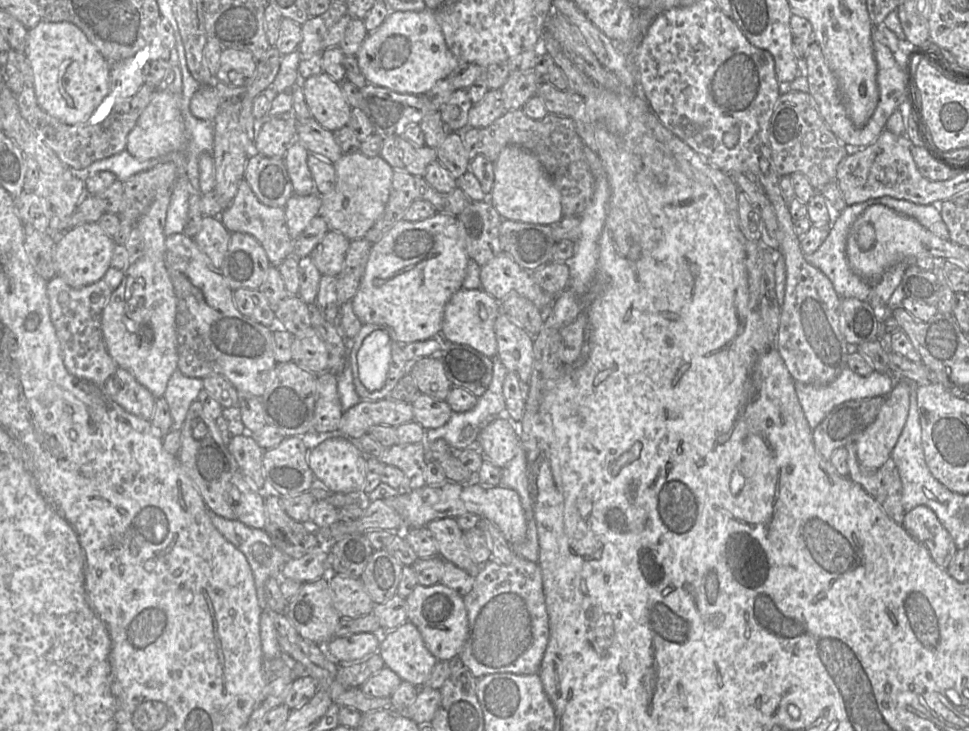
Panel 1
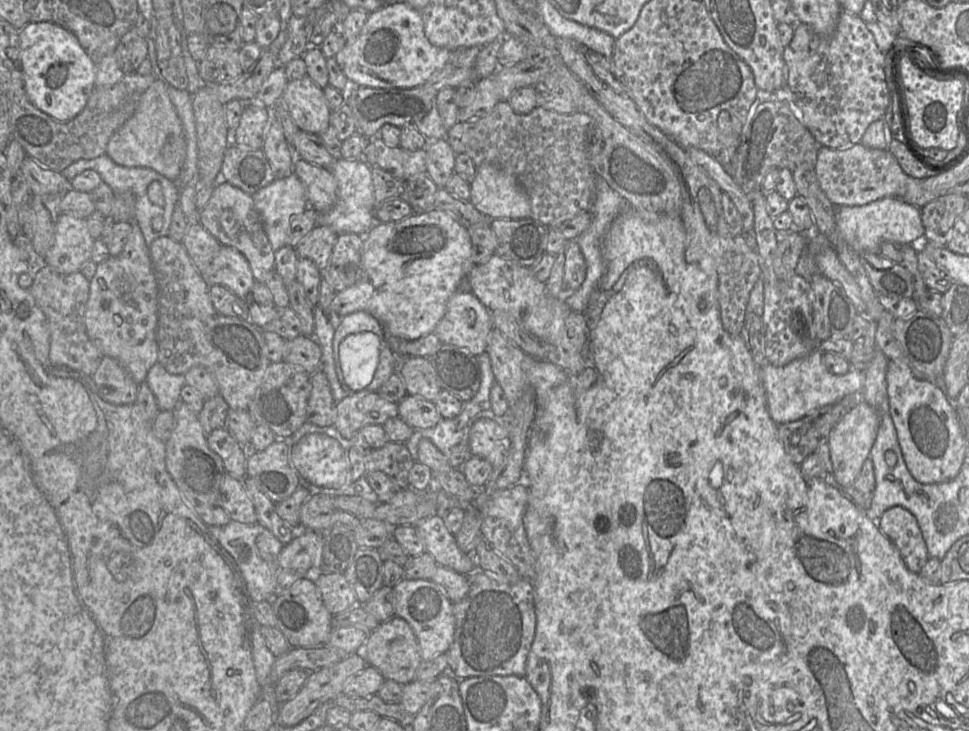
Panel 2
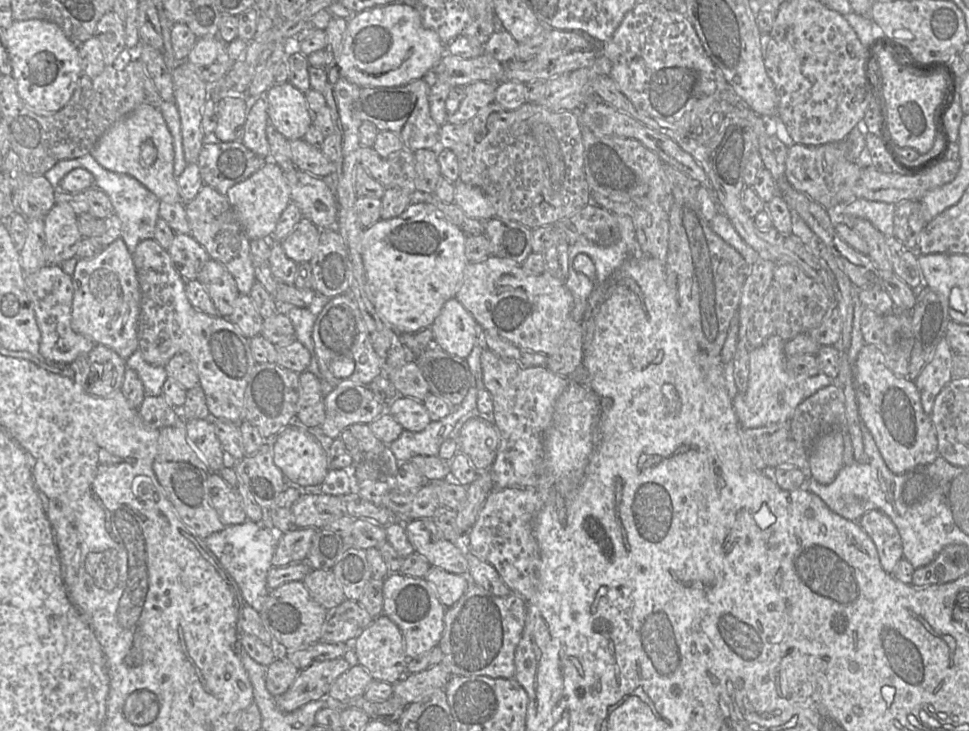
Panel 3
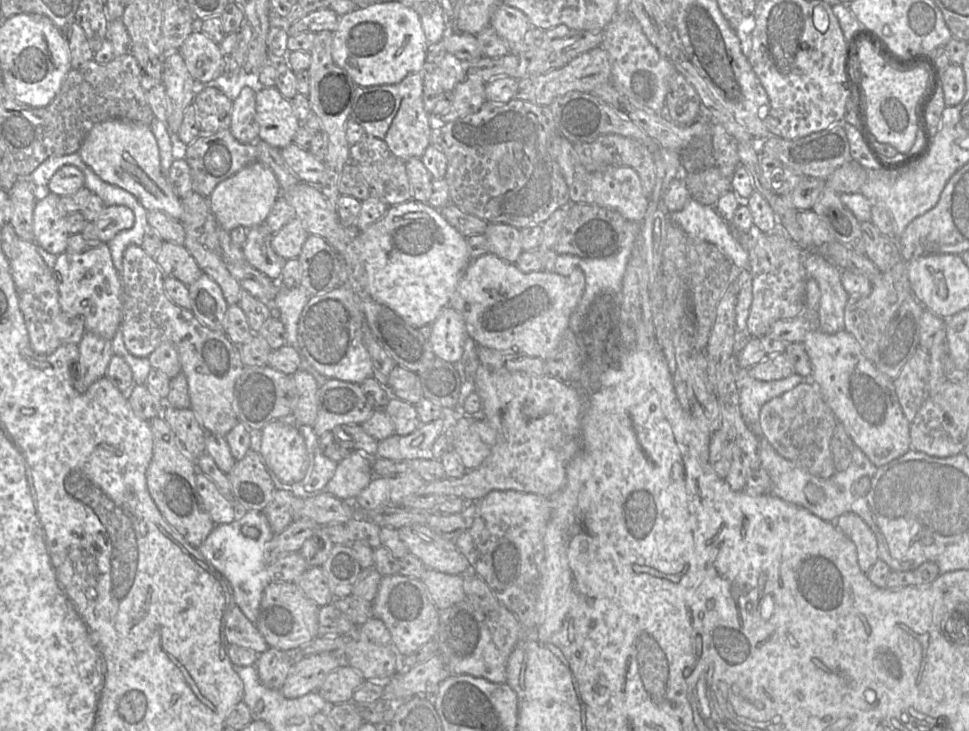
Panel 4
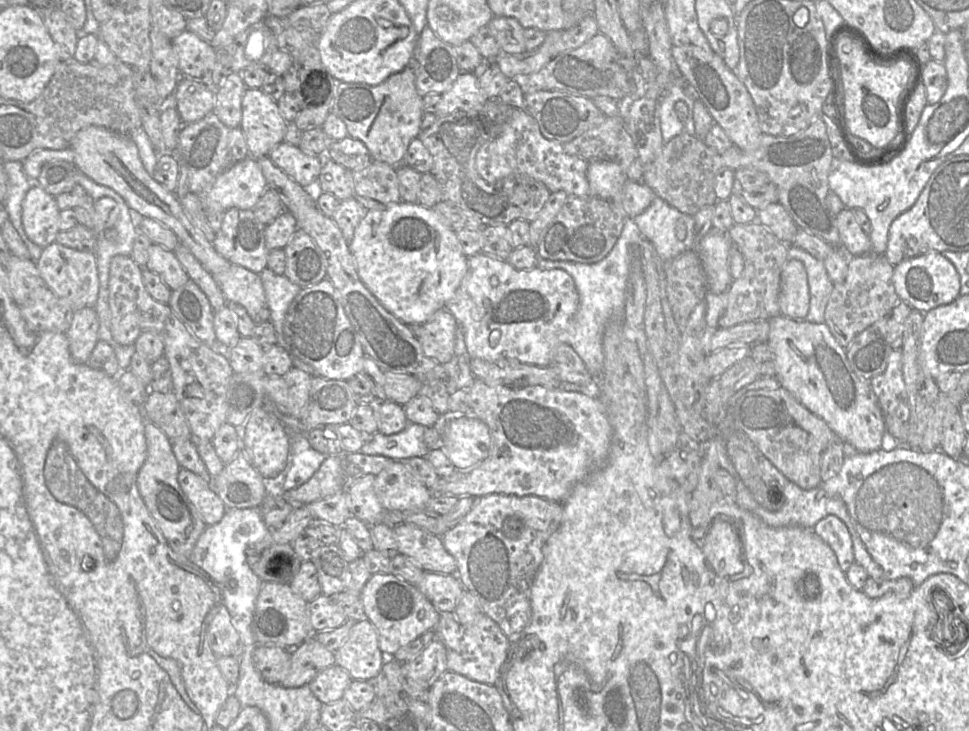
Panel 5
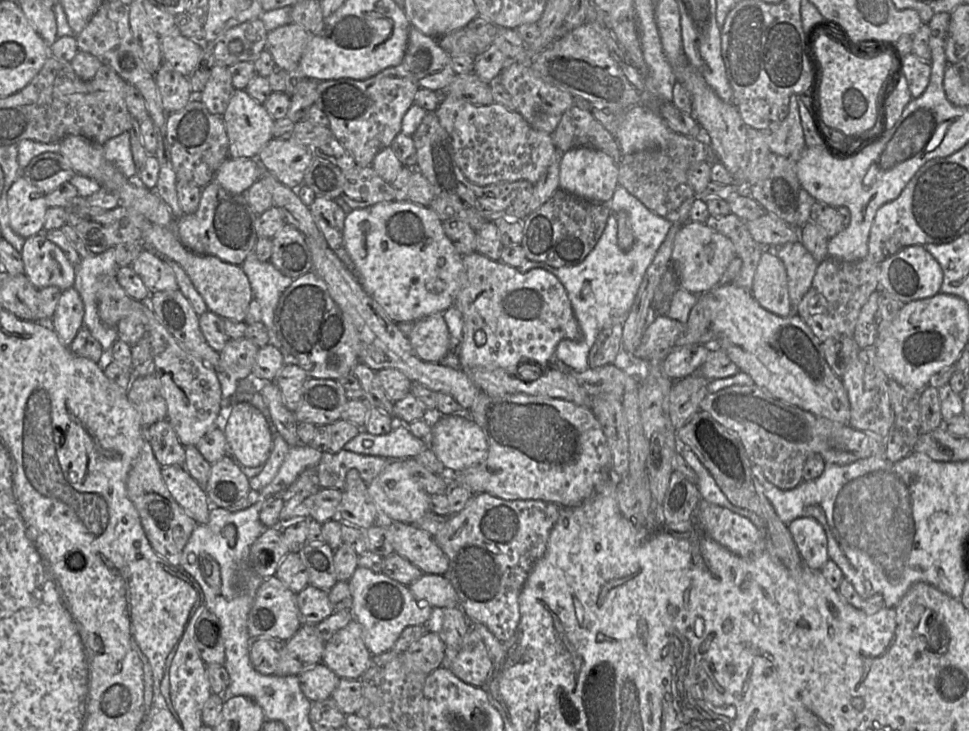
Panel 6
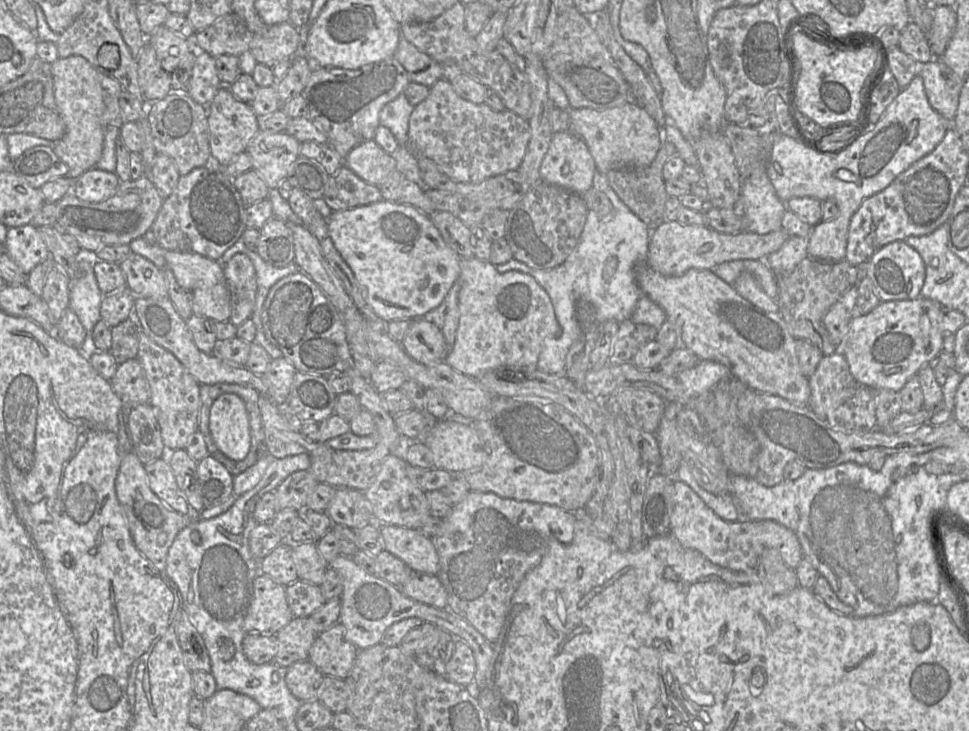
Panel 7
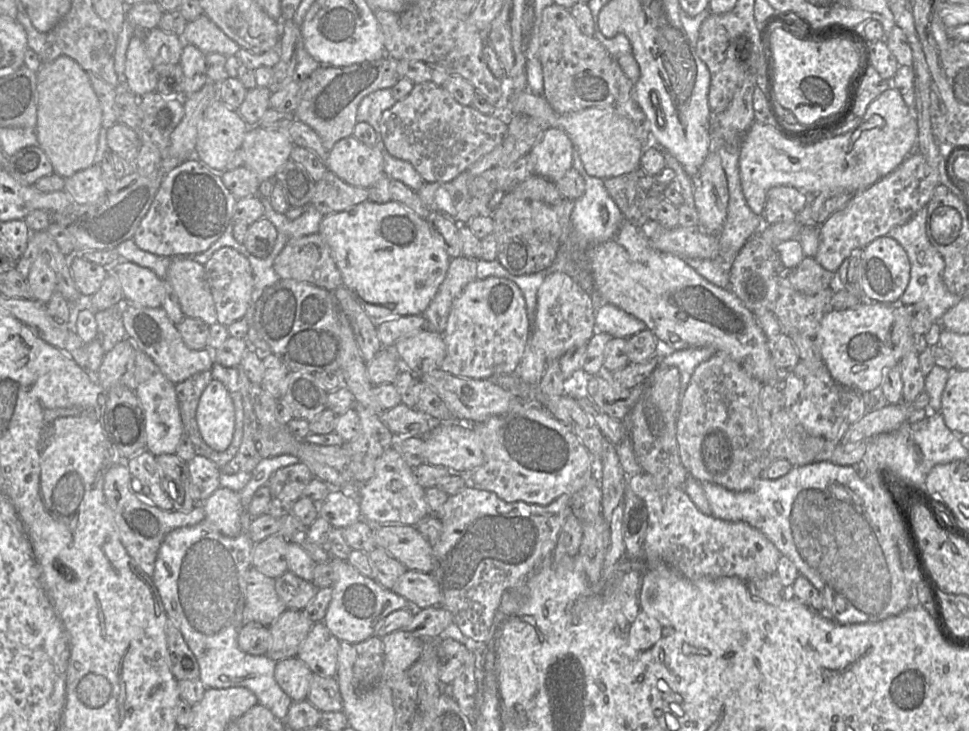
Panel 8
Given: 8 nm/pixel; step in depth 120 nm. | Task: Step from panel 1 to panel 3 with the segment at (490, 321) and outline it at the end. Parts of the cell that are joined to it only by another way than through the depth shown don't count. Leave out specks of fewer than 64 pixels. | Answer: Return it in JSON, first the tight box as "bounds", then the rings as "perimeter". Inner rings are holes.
{"bounds":[431,298,482,358],"perimeter":[[[455,298],[445,302],[431,325],[433,344],[461,358],[467,358],[482,339],[482,329]]]}

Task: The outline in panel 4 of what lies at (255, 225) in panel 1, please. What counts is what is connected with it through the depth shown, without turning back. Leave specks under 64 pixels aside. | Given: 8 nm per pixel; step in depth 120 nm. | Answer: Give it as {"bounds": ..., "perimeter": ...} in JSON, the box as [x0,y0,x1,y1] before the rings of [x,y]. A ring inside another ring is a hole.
{"bounds":[180,192,242,304],"perimeter":[[[192,192],[183,199],[183,213],[180,219],[185,229],[184,247],[195,259],[202,273],[211,277],[221,288],[227,304],[237,304],[242,288],[229,272],[222,257],[218,231],[221,228],[213,214],[208,197]]]}

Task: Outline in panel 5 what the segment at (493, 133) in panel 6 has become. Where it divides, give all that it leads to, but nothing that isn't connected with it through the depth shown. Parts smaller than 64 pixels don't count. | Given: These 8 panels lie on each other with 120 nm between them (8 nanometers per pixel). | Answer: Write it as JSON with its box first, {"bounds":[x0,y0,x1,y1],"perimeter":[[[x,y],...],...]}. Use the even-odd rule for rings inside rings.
{"bounds":[475,109,591,197],"perimeter":[[[513,109],[500,134],[485,143],[475,159],[478,174],[489,184],[512,174],[525,174],[544,183],[551,192],[563,191],[579,197],[591,196],[586,176],[588,163],[566,153],[563,144],[546,139],[536,120],[524,109]]]}

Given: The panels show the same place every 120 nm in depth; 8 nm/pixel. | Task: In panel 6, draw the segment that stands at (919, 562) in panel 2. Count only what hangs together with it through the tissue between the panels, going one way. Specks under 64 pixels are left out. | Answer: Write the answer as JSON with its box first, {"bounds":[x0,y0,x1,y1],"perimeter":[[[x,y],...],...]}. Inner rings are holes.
{"bounds":[787,518,830,570],"perimeter":[[[798,518],[791,521],[787,528],[805,566],[820,570],[830,561],[826,531],[817,520]]]}

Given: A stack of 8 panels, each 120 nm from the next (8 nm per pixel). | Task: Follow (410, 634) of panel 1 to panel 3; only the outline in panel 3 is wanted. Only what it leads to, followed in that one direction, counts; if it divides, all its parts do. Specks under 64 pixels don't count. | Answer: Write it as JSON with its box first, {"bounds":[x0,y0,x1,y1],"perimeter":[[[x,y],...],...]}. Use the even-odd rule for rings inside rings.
{"bounds":[352,615,410,684],"perimeter":[[[385,615],[374,618],[373,622],[361,630],[352,642],[358,664],[366,668],[375,681],[395,684],[407,674],[410,659],[405,652],[405,641],[398,626]]]}

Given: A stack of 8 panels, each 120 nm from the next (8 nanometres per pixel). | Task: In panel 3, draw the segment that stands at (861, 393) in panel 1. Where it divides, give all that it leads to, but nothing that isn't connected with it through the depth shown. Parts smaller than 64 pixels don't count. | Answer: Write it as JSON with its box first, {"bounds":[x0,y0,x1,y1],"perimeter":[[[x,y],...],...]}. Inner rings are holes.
{"bounds":[733,337,834,428],"perimeter":[[[772,337],[760,347],[752,350],[749,355],[749,376],[748,384],[744,393],[737,393],[733,398],[733,407],[736,412],[739,424],[742,428],[762,428],[774,425],[779,422],[788,422],[795,409],[808,397],[818,390],[834,383],[834,379],[819,372],[816,375],[791,375],[784,368],[787,356],[784,353],[784,345],[787,340],[779,337]]]}

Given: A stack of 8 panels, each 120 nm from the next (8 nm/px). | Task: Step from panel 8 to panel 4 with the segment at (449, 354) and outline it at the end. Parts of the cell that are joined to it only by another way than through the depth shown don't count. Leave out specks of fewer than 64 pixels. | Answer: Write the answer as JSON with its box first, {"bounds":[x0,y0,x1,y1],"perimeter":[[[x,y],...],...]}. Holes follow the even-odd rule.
{"bounds":[449,253,585,361],"perimeter":[[[487,253],[472,259],[454,291],[449,306],[464,318],[466,332],[479,346],[499,351],[518,351],[545,361],[559,346],[569,328],[571,314],[585,290],[585,276],[575,268],[568,276],[544,270],[523,273],[513,263]]]}

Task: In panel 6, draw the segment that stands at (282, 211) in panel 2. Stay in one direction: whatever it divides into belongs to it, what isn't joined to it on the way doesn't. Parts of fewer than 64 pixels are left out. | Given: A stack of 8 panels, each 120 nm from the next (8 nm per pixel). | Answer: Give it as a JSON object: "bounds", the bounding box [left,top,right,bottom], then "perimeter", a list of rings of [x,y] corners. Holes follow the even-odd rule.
{"bounds":[213,158,262,194],"perimeter":[[[228,158],[215,172],[213,182],[233,193],[243,194],[262,176],[262,169],[254,158]]]}

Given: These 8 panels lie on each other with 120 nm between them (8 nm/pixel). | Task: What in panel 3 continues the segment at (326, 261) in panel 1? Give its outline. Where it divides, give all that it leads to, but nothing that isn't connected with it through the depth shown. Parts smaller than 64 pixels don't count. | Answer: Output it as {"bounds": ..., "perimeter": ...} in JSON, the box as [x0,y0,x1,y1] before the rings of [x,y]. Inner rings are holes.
{"bounds":[280,217,321,263],"perimeter":[[[303,217],[290,234],[280,242],[280,246],[289,259],[296,263],[308,263],[317,248],[321,231]]]}

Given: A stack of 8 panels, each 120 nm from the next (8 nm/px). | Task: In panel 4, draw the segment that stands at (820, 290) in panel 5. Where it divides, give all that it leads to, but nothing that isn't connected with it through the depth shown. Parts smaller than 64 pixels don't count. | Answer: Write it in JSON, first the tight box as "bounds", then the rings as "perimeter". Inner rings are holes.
{"bounds":[802,250,850,334],"perimeter":[[[804,250],[802,264],[819,286],[818,328],[827,334],[844,330],[844,312],[850,297],[841,283],[841,270],[828,263],[815,250]]]}

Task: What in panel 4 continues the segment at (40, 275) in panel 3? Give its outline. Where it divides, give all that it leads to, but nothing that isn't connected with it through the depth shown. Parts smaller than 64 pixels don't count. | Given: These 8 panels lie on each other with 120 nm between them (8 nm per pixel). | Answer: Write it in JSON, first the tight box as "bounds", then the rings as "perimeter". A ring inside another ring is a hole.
{"bounds":[18,270,86,354],"perimeter":[[[52,270],[41,275],[34,285],[18,292],[19,307],[32,343],[32,349],[40,354],[50,354],[65,344],[76,344],[86,332],[82,319],[65,314],[59,305],[59,291],[56,276]]]}

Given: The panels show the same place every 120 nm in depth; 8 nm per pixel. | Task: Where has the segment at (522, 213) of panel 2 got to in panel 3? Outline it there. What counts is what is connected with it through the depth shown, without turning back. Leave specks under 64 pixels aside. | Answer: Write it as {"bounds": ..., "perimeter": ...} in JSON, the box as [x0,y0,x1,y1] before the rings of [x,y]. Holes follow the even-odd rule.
{"bounds":[454,182,496,221],"perimeter":[[[455,182],[454,203],[471,218],[486,221],[496,217],[495,207],[486,198],[480,188]]]}

